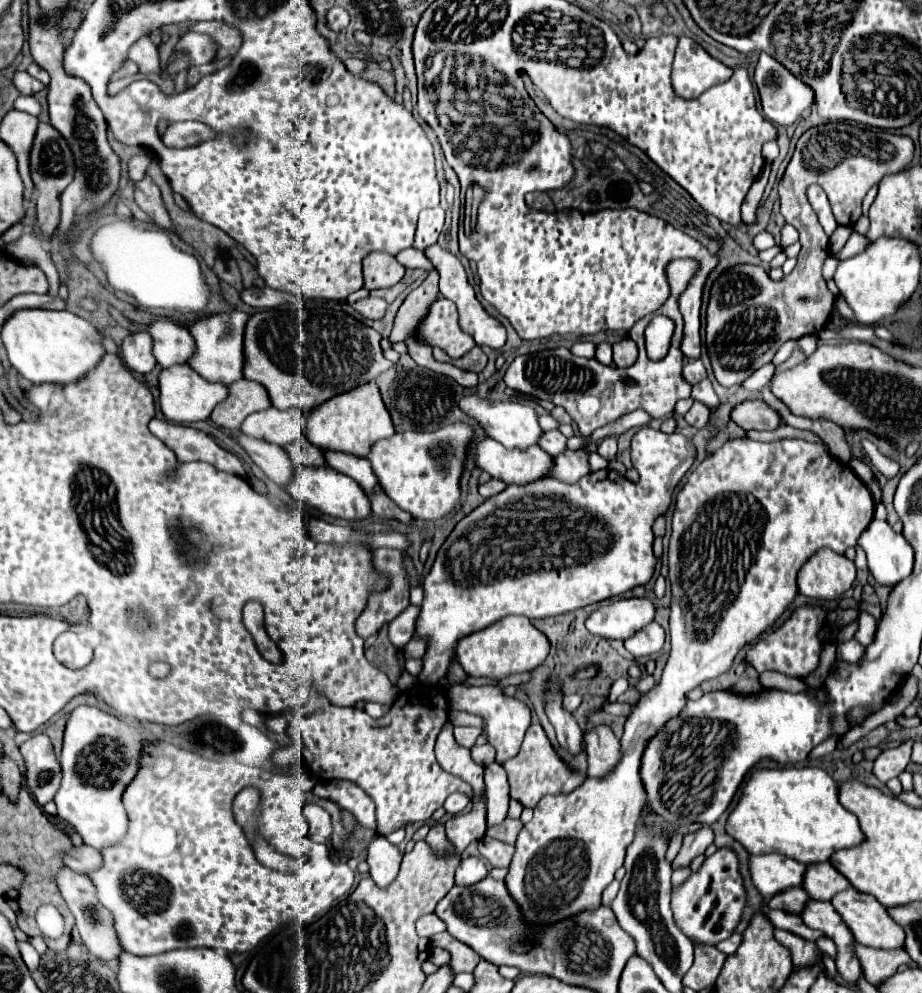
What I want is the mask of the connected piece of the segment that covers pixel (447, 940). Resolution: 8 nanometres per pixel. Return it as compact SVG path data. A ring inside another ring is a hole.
M442 932L442 934L436 934L430 938L430 944L432 946L440 946L440 948L446 948L450 954L452 954L452 960L450 960L450 968L454 974L460 974L460 972L472 972L480 960L480 956L466 944L462 944L460 940L452 938L448 932Z

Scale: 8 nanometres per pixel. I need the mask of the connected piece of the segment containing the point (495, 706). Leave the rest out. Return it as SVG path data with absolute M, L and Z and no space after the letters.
M452 686L450 688L450 706L452 710L464 710L470 714L478 714L486 720L484 734L488 736L488 742L496 748L496 762L504 764L504 760L510 760L520 752L520 744L524 740L524 734L530 726L530 708L516 700L516 698L506 698L500 688L496 686Z

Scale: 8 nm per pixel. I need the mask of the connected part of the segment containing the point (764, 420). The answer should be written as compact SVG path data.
M744 400L736 404L730 412L730 418L742 430L774 430L782 424L776 410L772 410L764 400Z

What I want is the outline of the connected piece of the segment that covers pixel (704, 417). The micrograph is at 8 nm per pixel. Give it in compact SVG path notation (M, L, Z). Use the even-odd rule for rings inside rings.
M694 402L692 408L684 414L684 418L686 418L686 422L688 422L690 426L694 426L694 428L704 428L706 422L708 422L708 414L710 414L710 410L708 410L702 402Z

